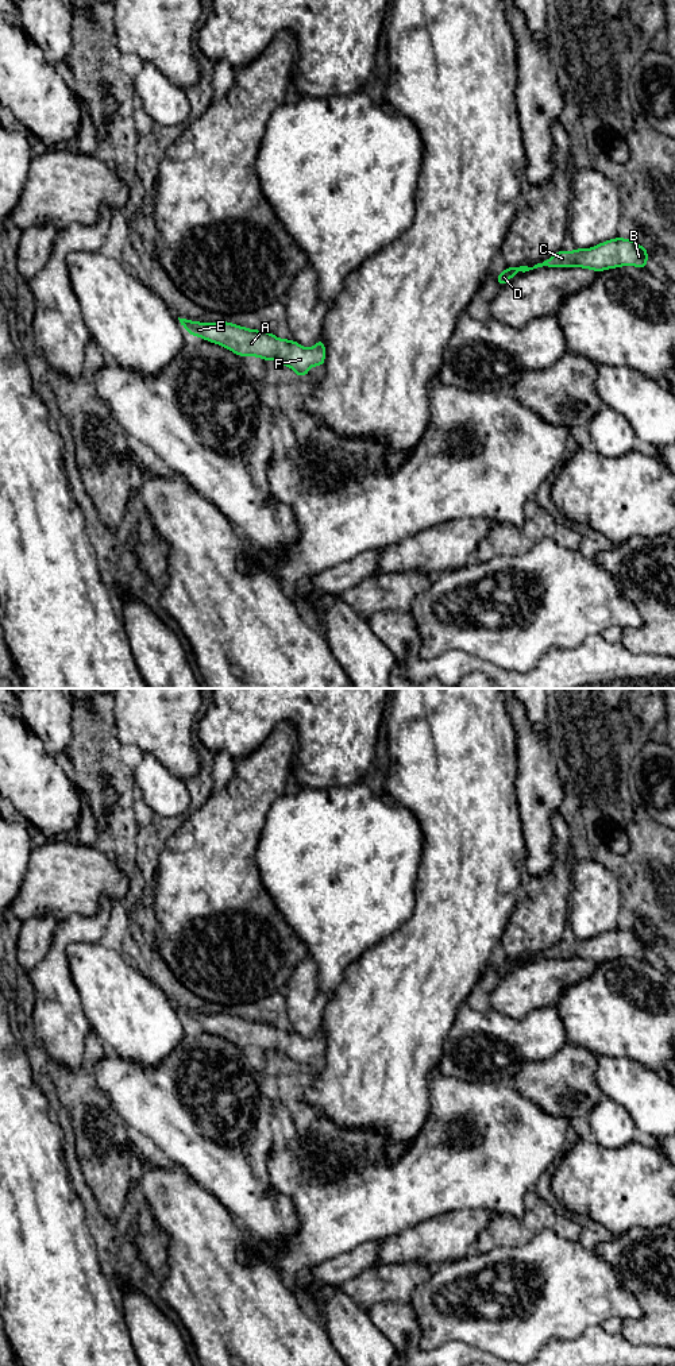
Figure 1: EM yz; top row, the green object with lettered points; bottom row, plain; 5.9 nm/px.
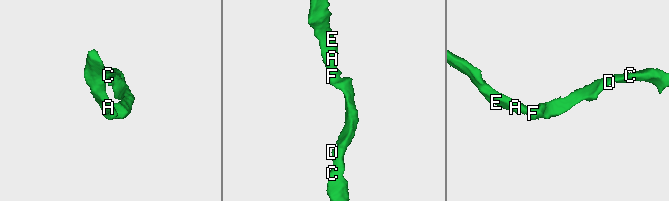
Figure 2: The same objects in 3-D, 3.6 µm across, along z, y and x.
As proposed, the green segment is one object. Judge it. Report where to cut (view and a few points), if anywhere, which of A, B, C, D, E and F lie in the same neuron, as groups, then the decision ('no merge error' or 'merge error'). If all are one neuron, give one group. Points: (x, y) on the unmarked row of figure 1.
no cut; A B C D E F; no merge error

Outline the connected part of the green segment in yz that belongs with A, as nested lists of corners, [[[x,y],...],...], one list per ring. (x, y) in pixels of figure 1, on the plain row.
[[[180,1008],[178,1011],[189,1026],[220,1035],[239,1047],[277,1051],[294,1061],[297,1068],[305,1069],[312,1057],[324,1057],[325,1037],[323,1030],[312,1039],[305,1039],[293,1030],[278,1030],[265,1020],[248,1020],[224,1011],[219,1014],[198,1014]]]

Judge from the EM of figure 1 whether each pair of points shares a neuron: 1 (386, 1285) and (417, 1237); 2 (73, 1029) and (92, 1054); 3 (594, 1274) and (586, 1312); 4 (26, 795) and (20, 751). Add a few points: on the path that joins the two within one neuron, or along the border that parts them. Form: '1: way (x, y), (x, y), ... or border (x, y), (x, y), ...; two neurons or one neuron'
1: border (432, 1264), (397, 1262), (374, 1266); two neurons
2: border (91, 1029), (83, 1064), (74, 1071), (60, 1064); two neurons
3: way (586, 1284), (586, 1303); one neuron
4: way (26, 784), (26, 772), (20, 761); one neuron

